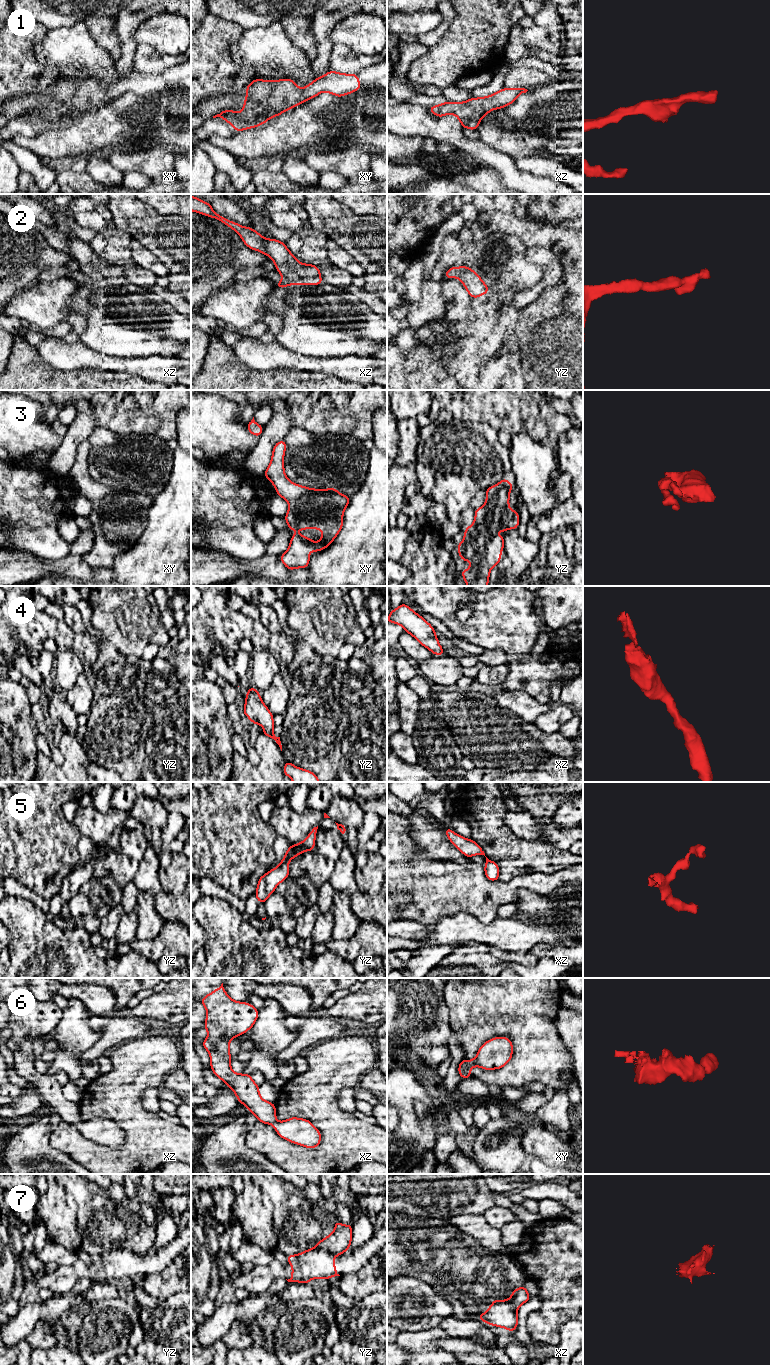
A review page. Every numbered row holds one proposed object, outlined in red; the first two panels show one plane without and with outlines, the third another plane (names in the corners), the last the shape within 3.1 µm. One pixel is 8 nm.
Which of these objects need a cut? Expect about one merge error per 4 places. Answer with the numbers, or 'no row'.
7

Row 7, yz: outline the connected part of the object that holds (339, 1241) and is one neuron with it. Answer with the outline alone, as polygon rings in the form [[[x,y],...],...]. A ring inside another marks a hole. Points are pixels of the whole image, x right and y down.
[[[335,1220],[334,1231],[329,1236],[320,1240],[316,1246],[335,1256],[339,1256],[349,1250],[351,1241],[352,1224],[343,1225]]]

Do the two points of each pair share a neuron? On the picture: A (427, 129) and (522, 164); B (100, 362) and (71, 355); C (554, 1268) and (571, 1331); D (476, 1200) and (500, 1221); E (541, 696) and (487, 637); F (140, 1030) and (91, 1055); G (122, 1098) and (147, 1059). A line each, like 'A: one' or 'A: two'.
A: two
B: one
C: two
D: two
E: one
F: one
G: one

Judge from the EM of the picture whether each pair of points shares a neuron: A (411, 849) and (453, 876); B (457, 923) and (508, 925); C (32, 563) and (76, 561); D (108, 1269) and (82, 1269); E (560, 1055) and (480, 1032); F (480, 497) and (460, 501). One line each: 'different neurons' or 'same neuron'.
A: same neuron
B: same neuron
C: same neuron
D: same neuron
E: same neuron
F: different neurons

